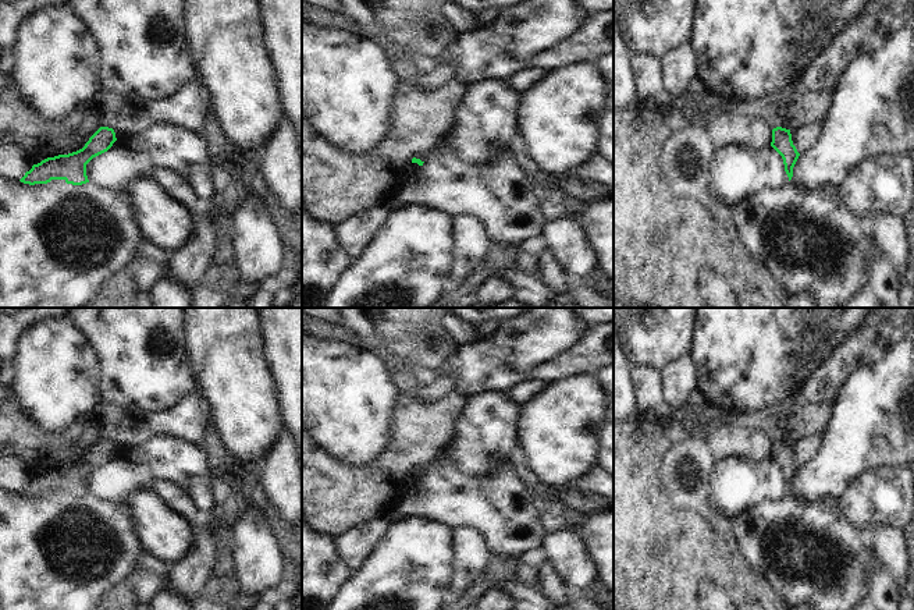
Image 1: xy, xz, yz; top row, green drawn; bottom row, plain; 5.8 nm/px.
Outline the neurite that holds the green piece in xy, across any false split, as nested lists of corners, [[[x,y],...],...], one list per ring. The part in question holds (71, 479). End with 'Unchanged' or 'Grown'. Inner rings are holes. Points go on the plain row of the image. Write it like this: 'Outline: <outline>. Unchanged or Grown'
Outline: [[[100,439],[77,464],[47,469],[33,476],[19,492],[24,496],[47,496],[51,492],[64,492],[67,496],[82,497],[89,494],[86,476],[96,468],[107,464],[117,453],[113,440]]]. Unchanged.

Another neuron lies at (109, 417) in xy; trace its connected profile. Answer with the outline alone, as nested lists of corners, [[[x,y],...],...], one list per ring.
[[[99,402],[90,412],[99,423],[99,435],[102,439],[113,440],[115,437],[120,422],[125,412],[117,405]]]

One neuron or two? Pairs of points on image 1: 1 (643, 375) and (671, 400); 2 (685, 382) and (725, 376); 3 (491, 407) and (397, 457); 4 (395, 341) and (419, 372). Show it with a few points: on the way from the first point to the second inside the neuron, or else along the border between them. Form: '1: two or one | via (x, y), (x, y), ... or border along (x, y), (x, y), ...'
1: two | border along (660, 369), (661, 404), (665, 414)
2: two | border along (689, 357), (696, 371), (697, 389)
3: two | border along (466, 397), (454, 436), (445, 444)
4: two | border along (401, 357), (408, 357), (418, 364), (437, 369)

